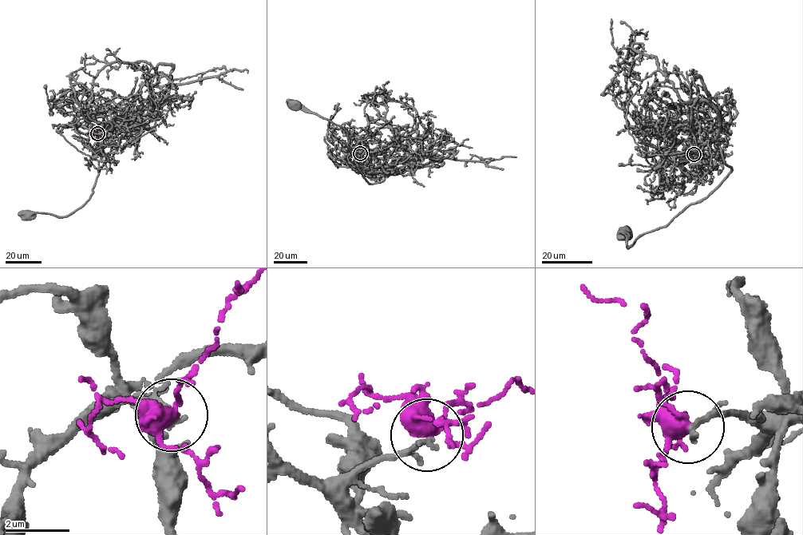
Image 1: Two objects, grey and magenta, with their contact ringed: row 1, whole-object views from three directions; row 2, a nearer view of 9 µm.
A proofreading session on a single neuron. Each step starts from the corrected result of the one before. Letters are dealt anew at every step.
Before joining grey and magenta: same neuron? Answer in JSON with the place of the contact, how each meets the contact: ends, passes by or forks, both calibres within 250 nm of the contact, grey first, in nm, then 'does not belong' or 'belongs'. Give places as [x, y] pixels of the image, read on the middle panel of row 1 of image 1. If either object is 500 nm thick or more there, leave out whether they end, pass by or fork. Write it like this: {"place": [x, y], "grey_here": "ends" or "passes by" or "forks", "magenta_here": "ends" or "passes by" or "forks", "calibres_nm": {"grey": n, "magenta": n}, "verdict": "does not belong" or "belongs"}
{"place": [360, 153], "grey_here": "passes by", "magenta_here": "forks", "calibres_nm": {"grey": 140, "magenta": 340}, "verdict": "belongs"}

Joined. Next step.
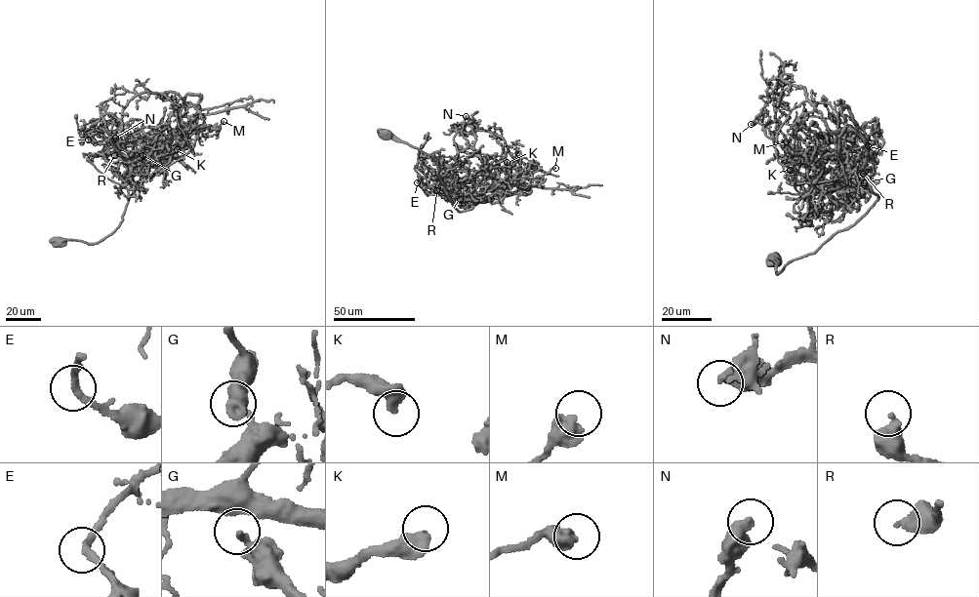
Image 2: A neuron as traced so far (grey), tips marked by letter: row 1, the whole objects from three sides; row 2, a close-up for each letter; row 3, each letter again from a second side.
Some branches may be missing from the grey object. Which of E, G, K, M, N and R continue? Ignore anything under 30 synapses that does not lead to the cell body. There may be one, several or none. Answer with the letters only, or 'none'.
none

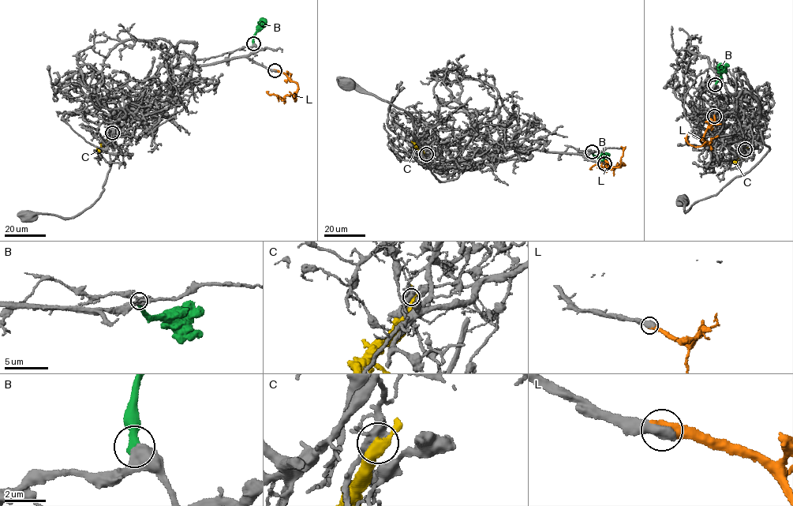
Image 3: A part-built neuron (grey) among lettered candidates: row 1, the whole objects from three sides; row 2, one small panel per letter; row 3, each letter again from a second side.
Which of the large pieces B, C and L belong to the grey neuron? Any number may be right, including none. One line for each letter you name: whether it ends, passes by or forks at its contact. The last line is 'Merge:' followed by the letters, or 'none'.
L: it ends
Merge: L

